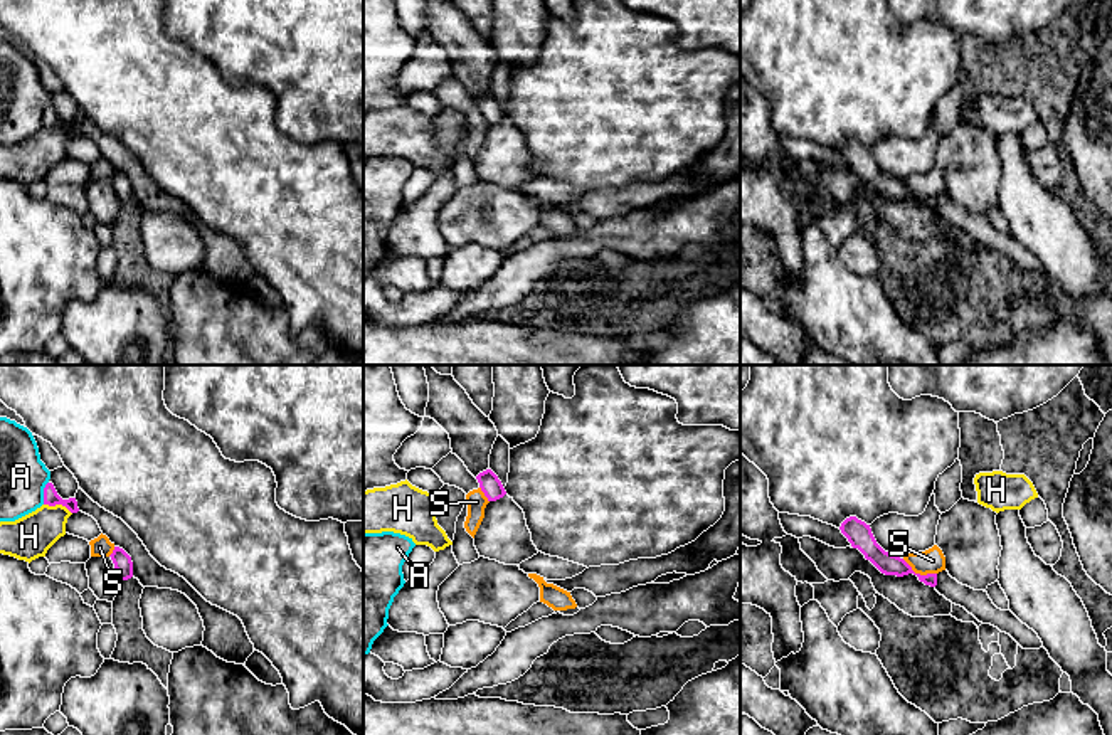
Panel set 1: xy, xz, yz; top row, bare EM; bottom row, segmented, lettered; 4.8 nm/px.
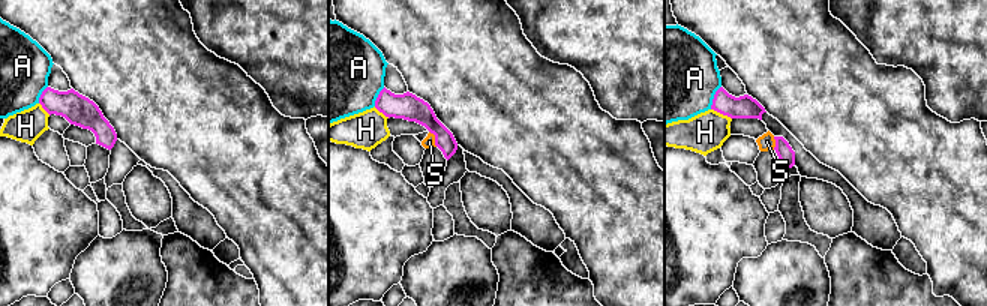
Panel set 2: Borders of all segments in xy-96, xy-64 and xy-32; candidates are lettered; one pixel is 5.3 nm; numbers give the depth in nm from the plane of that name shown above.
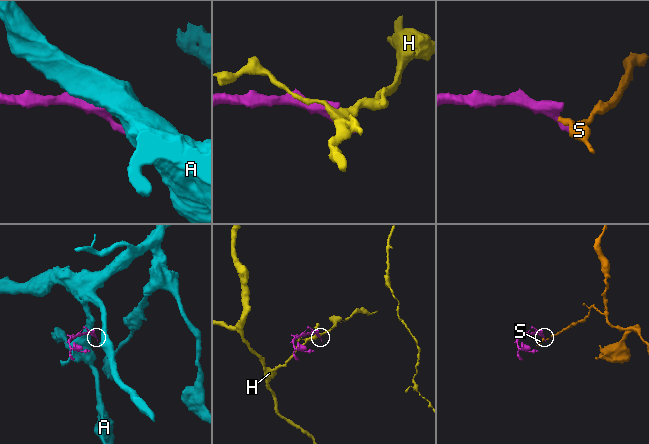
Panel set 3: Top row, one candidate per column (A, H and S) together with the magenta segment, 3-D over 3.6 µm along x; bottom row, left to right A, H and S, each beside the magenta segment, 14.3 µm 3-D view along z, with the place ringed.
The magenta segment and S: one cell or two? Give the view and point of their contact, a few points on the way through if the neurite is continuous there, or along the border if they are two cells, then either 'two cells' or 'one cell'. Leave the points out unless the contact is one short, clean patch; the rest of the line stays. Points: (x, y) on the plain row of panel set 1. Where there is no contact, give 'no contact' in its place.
meets magenta in yz at (919, 197); border along yz (902, 182), (916, 195), (936, 197); two cells

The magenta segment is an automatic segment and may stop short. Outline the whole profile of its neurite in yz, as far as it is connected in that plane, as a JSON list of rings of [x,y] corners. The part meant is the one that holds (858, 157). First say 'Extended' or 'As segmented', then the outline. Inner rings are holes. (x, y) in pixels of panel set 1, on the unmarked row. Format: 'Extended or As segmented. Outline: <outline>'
As segmented. Outline: [[[856,140],[846,141],[841,150],[841,156],[848,161],[853,172],[858,172],[866,183],[870,183],[882,197],[903,200],[913,197],[925,209],[937,209],[937,197],[920,198],[900,180],[885,175],[875,163],[870,148]]]

